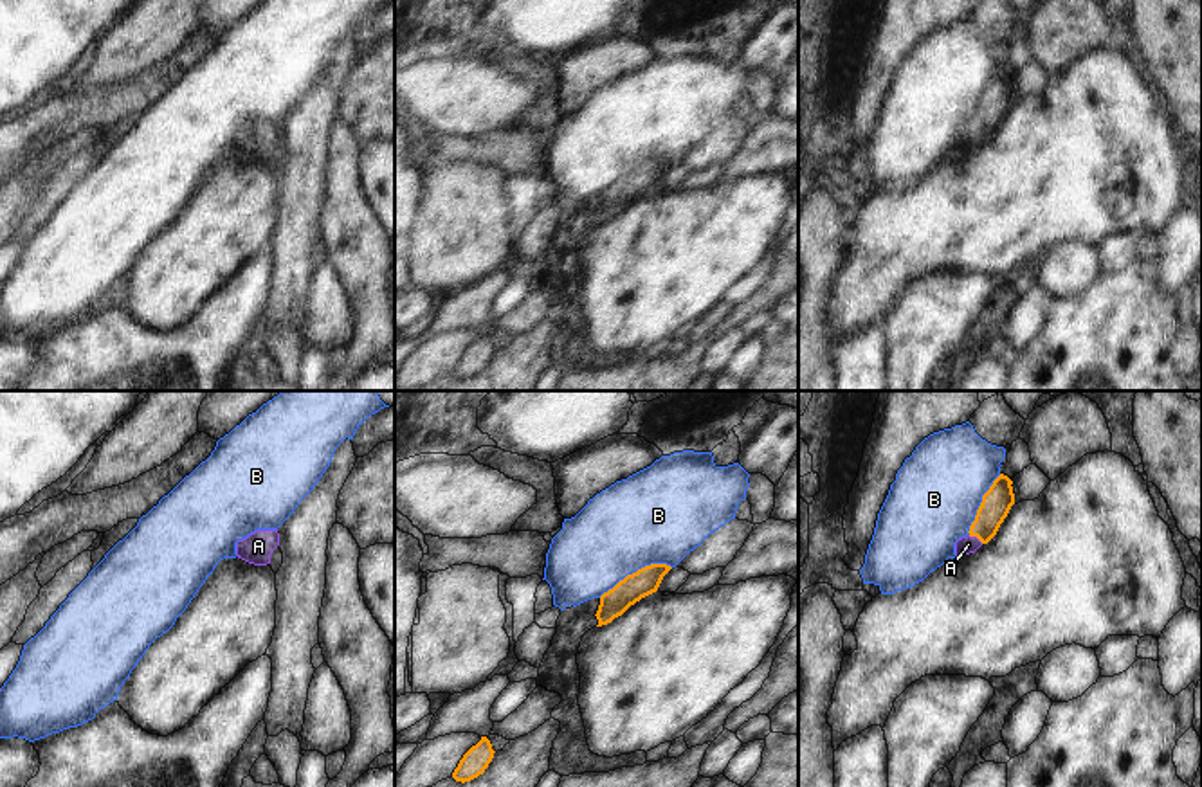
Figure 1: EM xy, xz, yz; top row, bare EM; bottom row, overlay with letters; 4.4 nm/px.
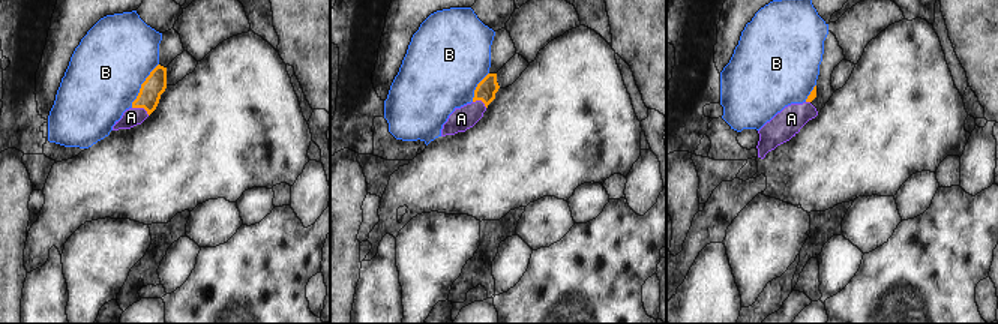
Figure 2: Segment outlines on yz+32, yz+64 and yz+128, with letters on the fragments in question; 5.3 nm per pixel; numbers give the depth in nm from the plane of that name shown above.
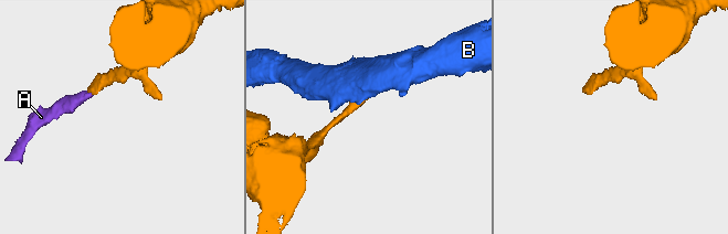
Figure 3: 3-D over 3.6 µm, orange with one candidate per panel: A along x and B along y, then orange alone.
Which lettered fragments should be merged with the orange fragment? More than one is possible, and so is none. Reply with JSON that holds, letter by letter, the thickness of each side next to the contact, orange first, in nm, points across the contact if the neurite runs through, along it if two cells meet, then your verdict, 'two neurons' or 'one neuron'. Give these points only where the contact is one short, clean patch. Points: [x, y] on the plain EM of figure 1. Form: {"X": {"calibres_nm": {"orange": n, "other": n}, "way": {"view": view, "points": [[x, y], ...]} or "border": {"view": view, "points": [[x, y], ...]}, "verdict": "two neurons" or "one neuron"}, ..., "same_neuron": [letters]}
{"A": {"calibres_nm": {"orange": 140, "other": 80}, "way": {"view": "yz", "points": [[997, 98], [986, 121], [975, 132], [968, 141]]}, "verdict": "one neuron"}, "B": {"calibres_nm": {"orange": 120, "other": 420}, "border": {"view": "xz", "points": [[671, 162], [646, 161], [628, 170], [599, 193]]}, "verdict": "two neurons"}, "same_neuron": ["A"]}

